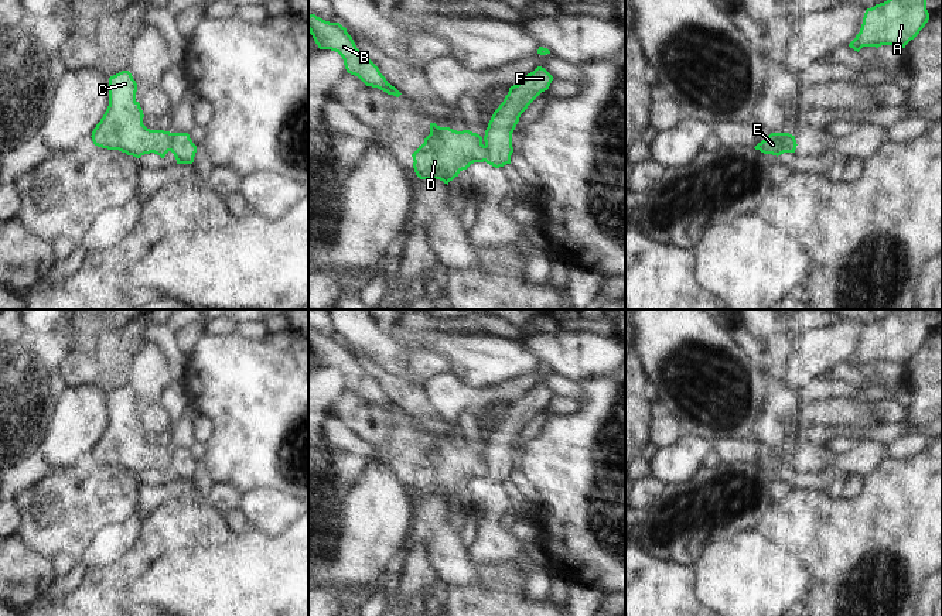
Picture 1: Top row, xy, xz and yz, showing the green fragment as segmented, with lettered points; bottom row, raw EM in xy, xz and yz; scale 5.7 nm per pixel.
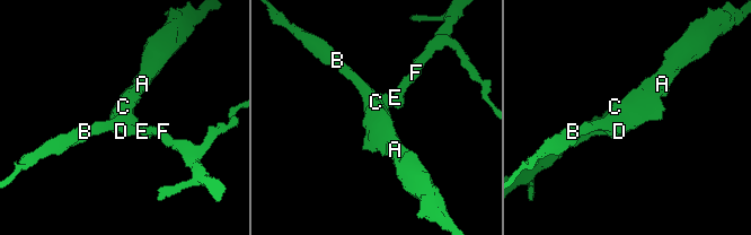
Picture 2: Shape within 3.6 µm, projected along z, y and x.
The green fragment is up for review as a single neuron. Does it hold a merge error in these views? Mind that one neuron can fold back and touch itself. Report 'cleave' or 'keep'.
cleave

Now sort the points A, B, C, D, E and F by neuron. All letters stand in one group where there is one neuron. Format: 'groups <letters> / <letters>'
groups A B C D / E F

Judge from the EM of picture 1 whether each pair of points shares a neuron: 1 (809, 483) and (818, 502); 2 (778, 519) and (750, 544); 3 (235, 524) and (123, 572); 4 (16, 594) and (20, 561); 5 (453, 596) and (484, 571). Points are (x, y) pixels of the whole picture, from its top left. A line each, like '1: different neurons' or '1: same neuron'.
1: different neurons
2: different neurons
3: different neurons
4: same neuron
5: same neuron

